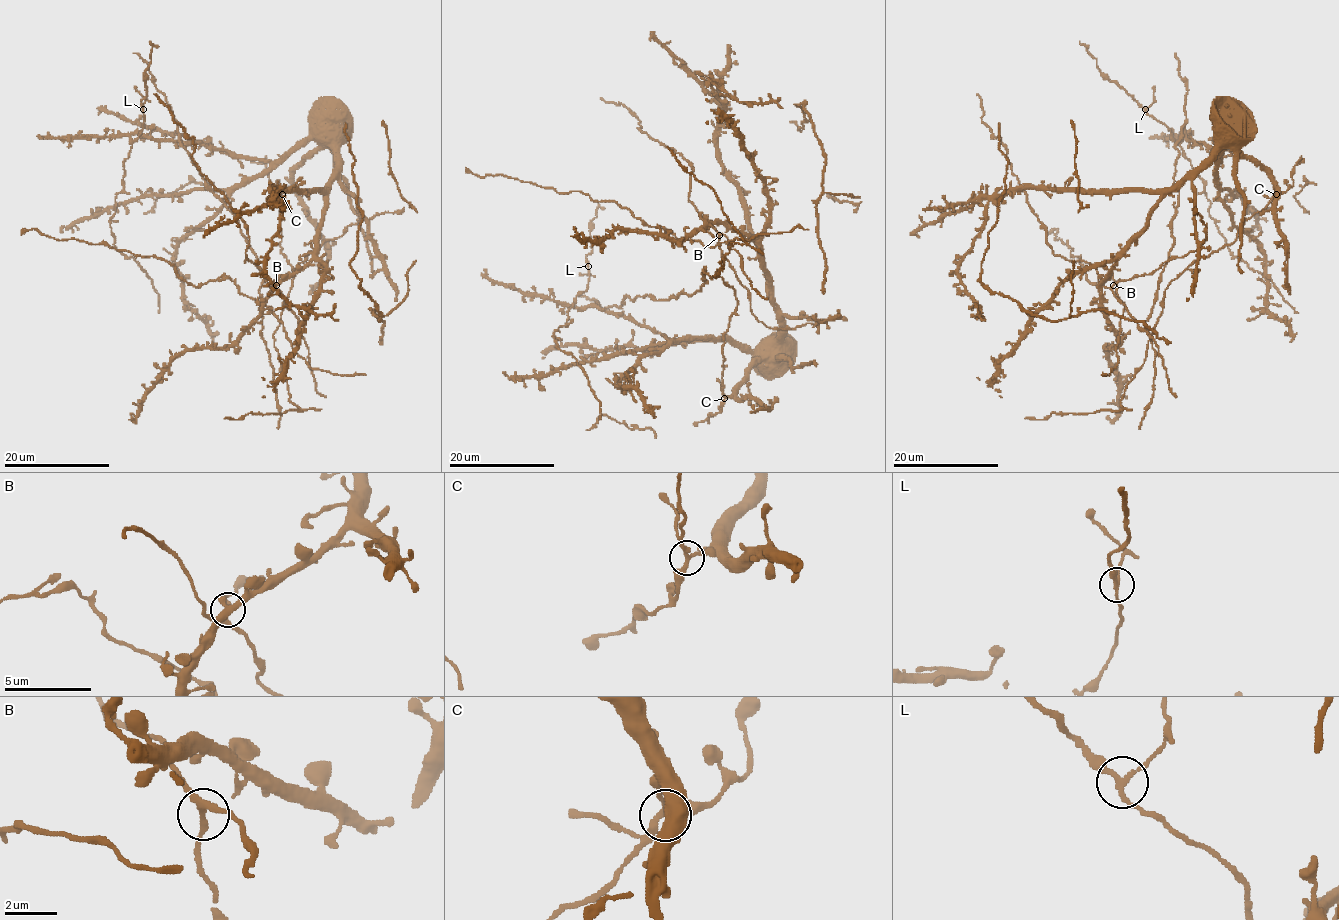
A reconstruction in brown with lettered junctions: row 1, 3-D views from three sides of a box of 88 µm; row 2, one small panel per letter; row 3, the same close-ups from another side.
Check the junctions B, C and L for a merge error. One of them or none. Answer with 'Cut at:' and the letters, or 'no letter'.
Cut at: L

